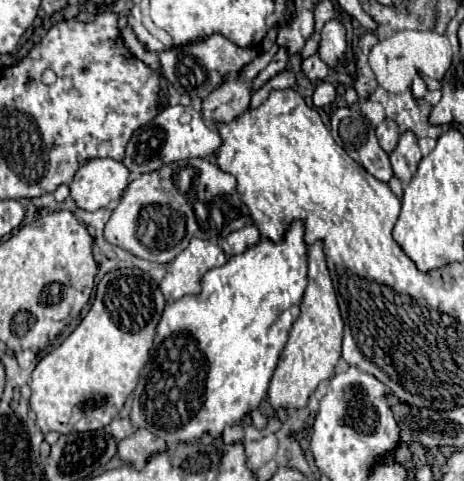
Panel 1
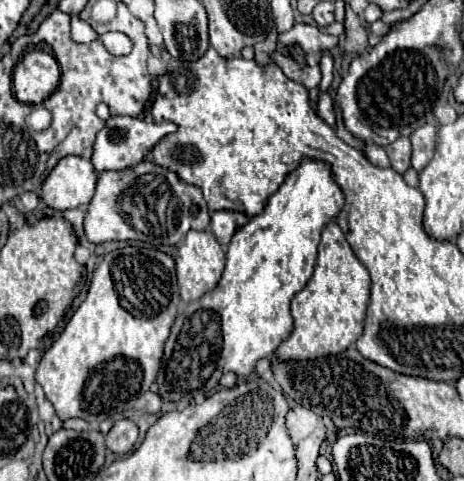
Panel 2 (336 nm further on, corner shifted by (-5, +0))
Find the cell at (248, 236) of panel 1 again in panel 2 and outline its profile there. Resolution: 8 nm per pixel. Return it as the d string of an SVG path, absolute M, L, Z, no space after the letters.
M215 211L211 213L211 231L215 235L215 239L227 247L231 237L233 237L233 231L237 227L241 227L241 223L247 223L247 215L245 213L239 213L239 211Z

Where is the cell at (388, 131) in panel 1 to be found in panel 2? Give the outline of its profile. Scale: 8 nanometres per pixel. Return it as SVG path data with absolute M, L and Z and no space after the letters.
M401 137L395 139L393 143L389 143L389 147L385 147L389 159L391 159L391 167L397 173L405 173L411 167L411 143L409 137Z

